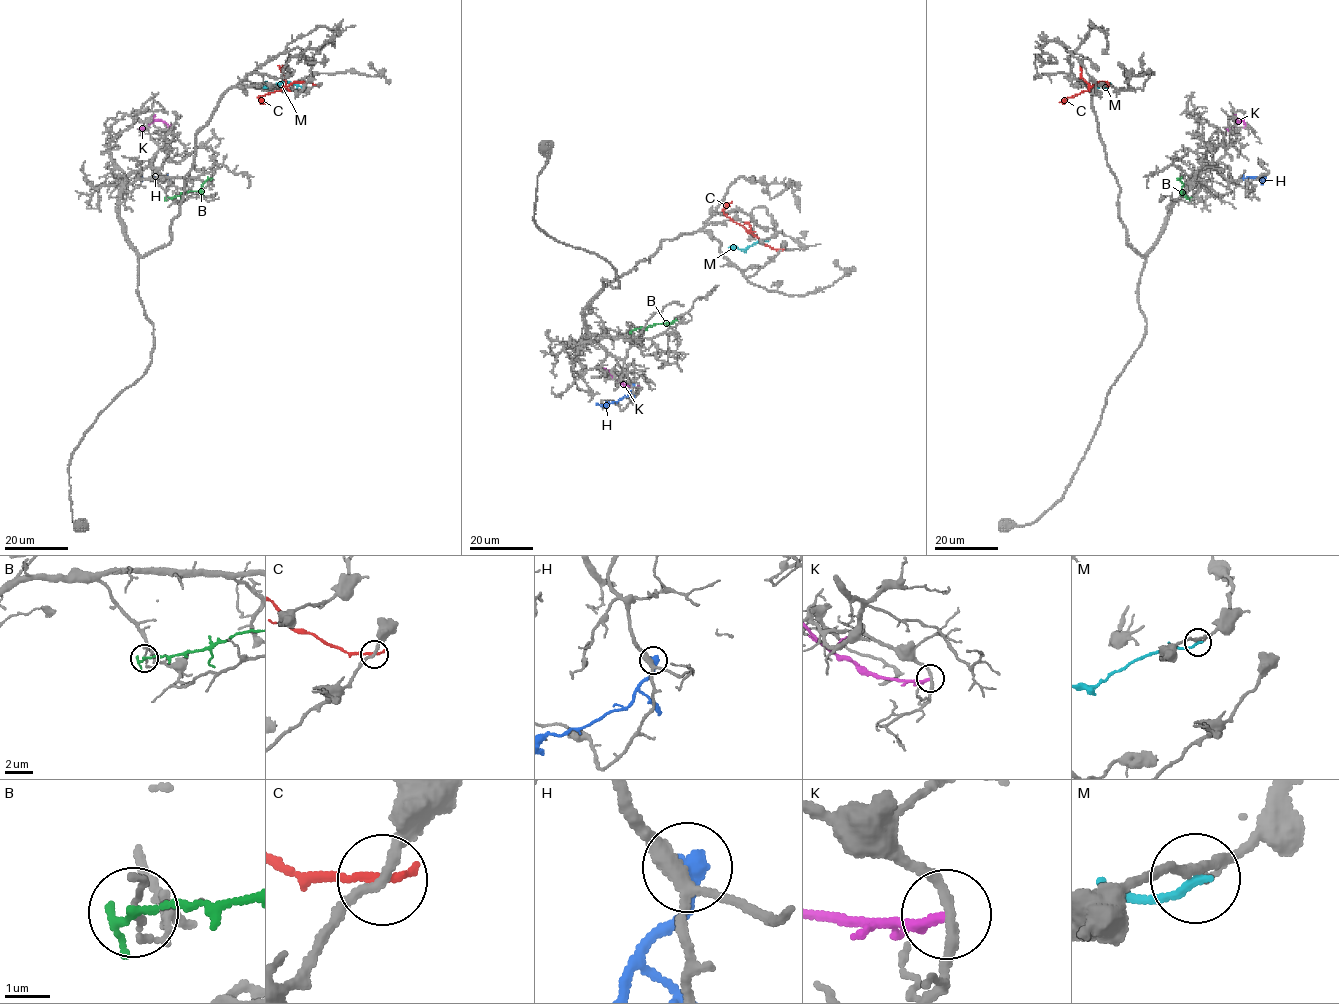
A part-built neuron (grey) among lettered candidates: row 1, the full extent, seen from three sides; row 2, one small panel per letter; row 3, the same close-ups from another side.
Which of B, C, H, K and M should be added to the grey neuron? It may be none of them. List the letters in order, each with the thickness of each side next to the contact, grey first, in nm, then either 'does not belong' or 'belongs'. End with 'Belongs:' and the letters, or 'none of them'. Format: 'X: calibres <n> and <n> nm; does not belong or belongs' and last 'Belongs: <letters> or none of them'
B: calibres 130 and 150 nm; does not belong
C: calibres 200 and 220 nm; does not belong
H: calibres 280 and 400 nm; does not belong
K: calibres 200 and 220 nm; does not belong
M: calibres 200 and 190 nm; does not belong
Belongs: none of them

